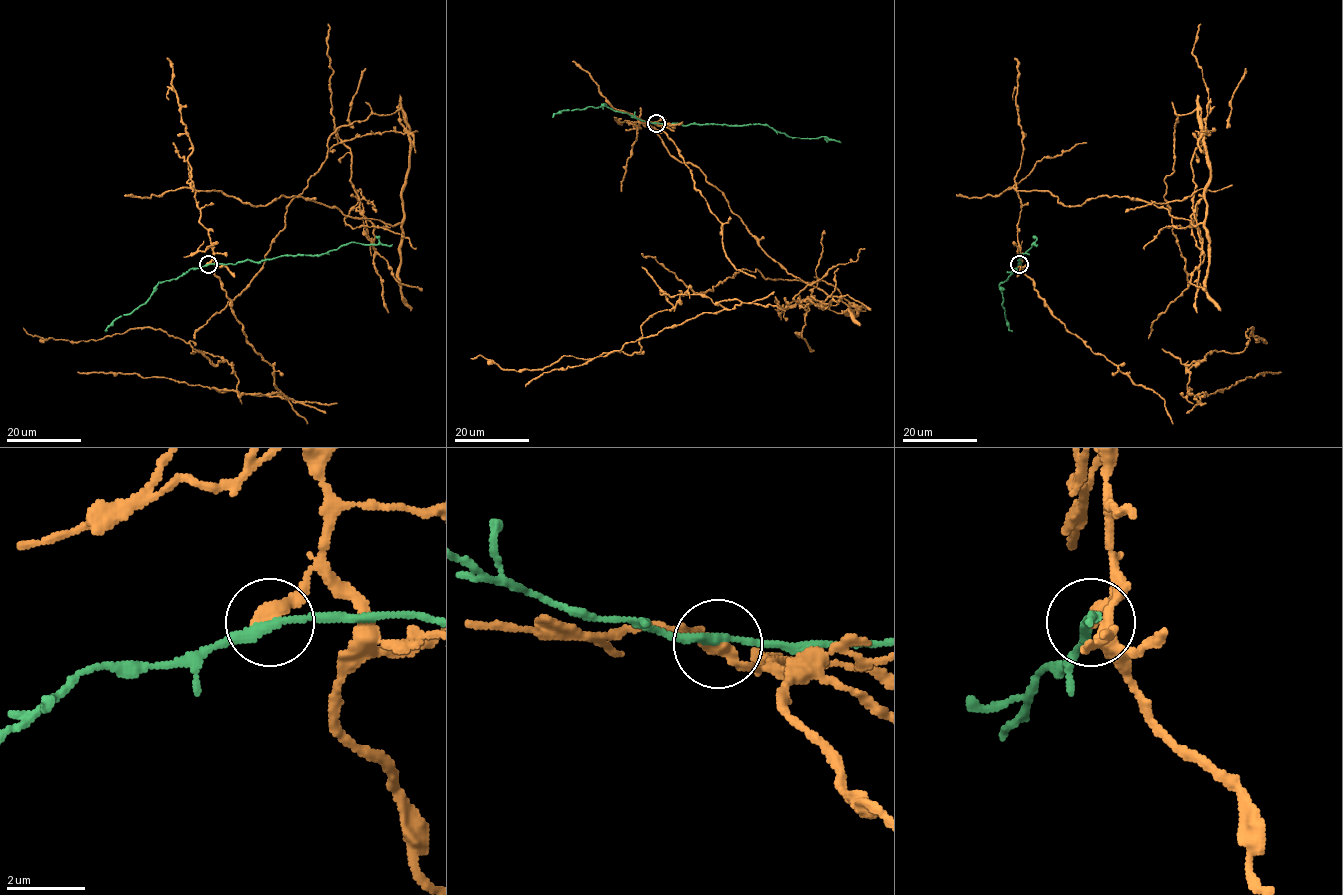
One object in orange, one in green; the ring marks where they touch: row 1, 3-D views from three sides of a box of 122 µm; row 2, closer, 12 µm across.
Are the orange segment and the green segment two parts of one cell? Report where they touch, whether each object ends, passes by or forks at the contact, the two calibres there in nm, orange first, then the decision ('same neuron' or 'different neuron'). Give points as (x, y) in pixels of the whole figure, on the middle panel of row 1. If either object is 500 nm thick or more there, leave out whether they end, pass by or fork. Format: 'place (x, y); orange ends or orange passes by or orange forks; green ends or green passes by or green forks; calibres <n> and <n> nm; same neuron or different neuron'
place (656, 123); orange ends; green passes by; calibres 360 and 220 nm; different neuron

